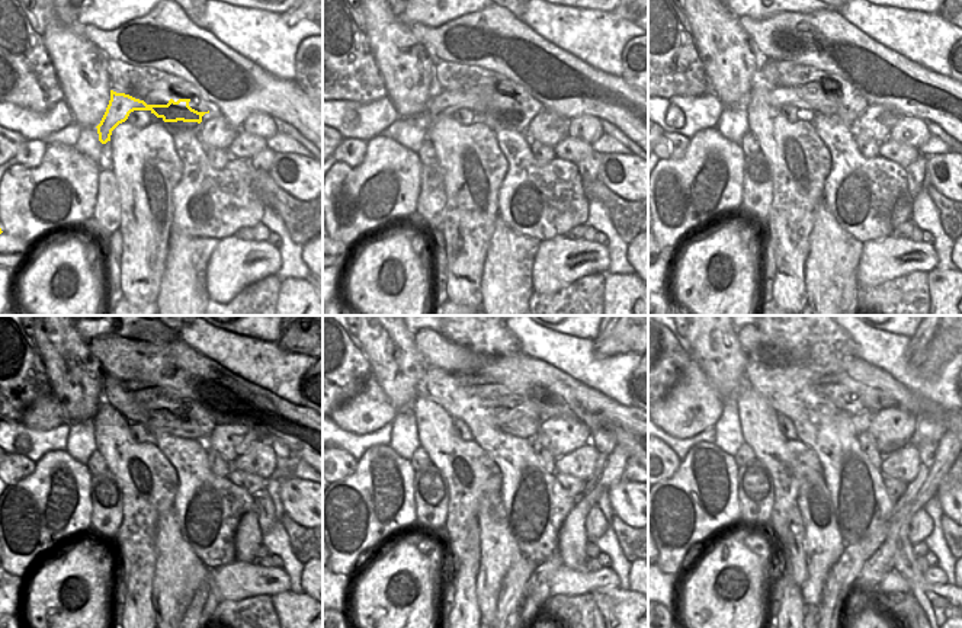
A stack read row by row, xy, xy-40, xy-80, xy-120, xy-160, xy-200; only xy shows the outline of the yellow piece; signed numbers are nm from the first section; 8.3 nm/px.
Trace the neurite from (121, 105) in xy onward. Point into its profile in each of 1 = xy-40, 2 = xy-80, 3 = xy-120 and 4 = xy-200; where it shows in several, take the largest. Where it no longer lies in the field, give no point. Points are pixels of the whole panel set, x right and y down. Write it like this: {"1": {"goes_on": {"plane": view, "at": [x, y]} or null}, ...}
{"1": {"goes_on": {"plane": "xy-40", "at": [443, 103]}}, "2": {"goes_on": {"plane": "xy-80", "at": [810, 99]}}, "3": {"goes_on": {"plane": "xy-120", "at": [160, 420]}}, "4": {"goes_on": {"plane": "xy-200", "at": [861, 422]}}}

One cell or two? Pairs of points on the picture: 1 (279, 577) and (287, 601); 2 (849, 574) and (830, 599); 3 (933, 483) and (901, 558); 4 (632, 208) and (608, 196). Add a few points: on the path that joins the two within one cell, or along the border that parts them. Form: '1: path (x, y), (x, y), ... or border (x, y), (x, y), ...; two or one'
1: border (288, 589), (271, 596); two
2: path (843, 580), (837, 586), (836, 593); one
3: path (919, 502), (901, 521), (901, 540); one
4: path (627, 205), (613, 199); one

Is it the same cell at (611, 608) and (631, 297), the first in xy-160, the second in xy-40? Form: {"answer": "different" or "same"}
{"answer": "same"}

